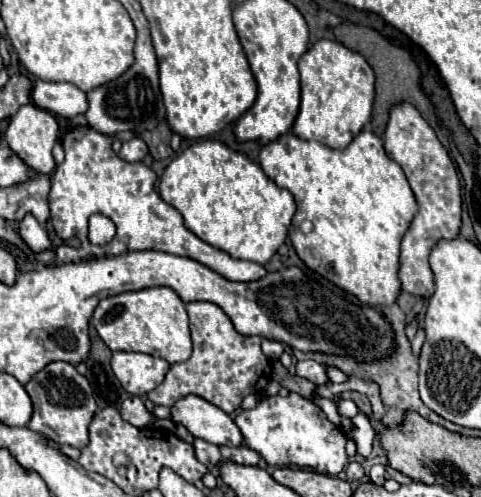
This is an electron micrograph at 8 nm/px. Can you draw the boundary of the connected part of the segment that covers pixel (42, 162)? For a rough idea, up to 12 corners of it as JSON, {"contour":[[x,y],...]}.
{"contour":[[25,104],[5,142],[35,172],[51,174],[55,116]]}

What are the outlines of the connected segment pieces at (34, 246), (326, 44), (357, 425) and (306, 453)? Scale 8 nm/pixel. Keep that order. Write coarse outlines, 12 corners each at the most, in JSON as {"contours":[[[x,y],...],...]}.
{"contours":[[[25,216],[19,234],[35,252],[53,248],[47,230]],[[335,42],[299,60],[291,132],[345,148],[369,122],[373,70]],[[363,414],[351,418],[347,436],[355,442],[357,454],[371,454],[375,430]],[[307,398],[235,416],[271,466],[339,474],[347,436]]]}

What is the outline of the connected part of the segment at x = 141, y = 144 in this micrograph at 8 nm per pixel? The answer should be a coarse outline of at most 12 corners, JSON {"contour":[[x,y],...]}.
{"contour":[[143,138],[123,142],[119,156],[141,162],[149,154]]}

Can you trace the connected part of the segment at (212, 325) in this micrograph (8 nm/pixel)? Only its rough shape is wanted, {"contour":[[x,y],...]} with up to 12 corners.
{"contour":[[189,302],[193,354],[149,392],[197,394],[231,414],[265,390],[259,336],[211,302]]}

